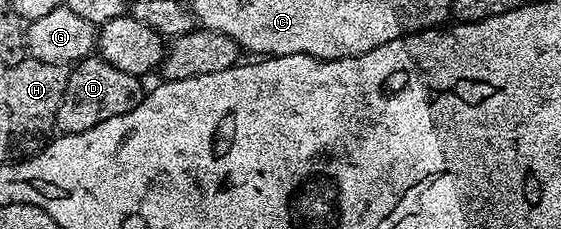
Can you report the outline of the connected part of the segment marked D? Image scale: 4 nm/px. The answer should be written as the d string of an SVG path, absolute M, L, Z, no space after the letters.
M100 56L81 59L69 70L67 88L63 88L63 100L59 100L56 129L61 134L87 132L87 128L95 128L95 124L103 124L103 120L111 120L111 116L123 116L131 112L145 99L146 87L141 87L142 79L131 72L123 72L123 68L115 68L115 64L107 64Z

